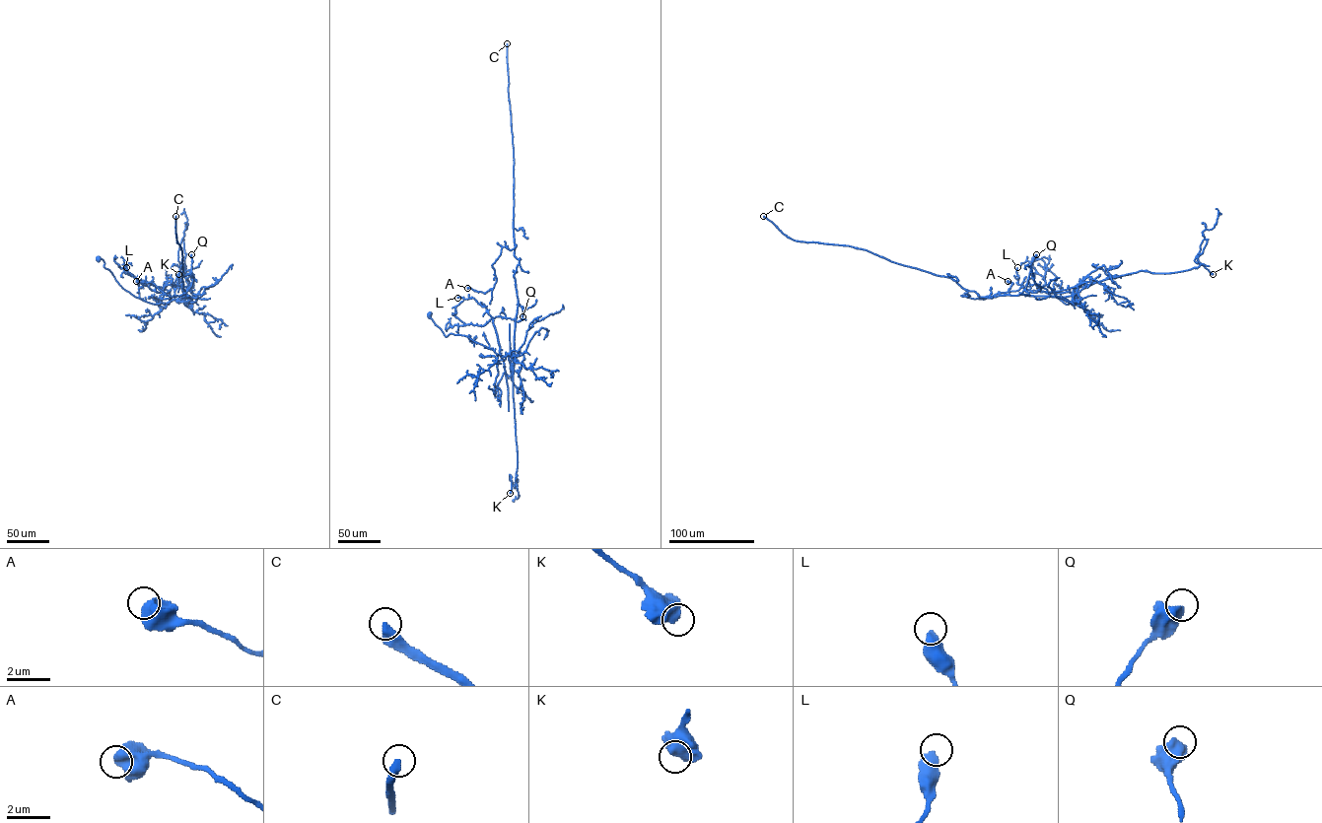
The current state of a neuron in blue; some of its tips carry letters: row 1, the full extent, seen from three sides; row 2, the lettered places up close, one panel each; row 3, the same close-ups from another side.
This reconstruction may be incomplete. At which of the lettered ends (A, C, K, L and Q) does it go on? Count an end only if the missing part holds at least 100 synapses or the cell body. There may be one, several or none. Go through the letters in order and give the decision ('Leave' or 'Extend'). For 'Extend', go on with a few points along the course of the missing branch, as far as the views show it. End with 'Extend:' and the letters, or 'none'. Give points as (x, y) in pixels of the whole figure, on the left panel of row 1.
A: Leave
C: Extend. Course of what is missing: (175, 216), (177, 177), (188, 141), (162, 138), (158, 146), (163, 170), (159, 167), (155, 171)
K: Leave
L: Leave
Q: Leave
Extend: C

